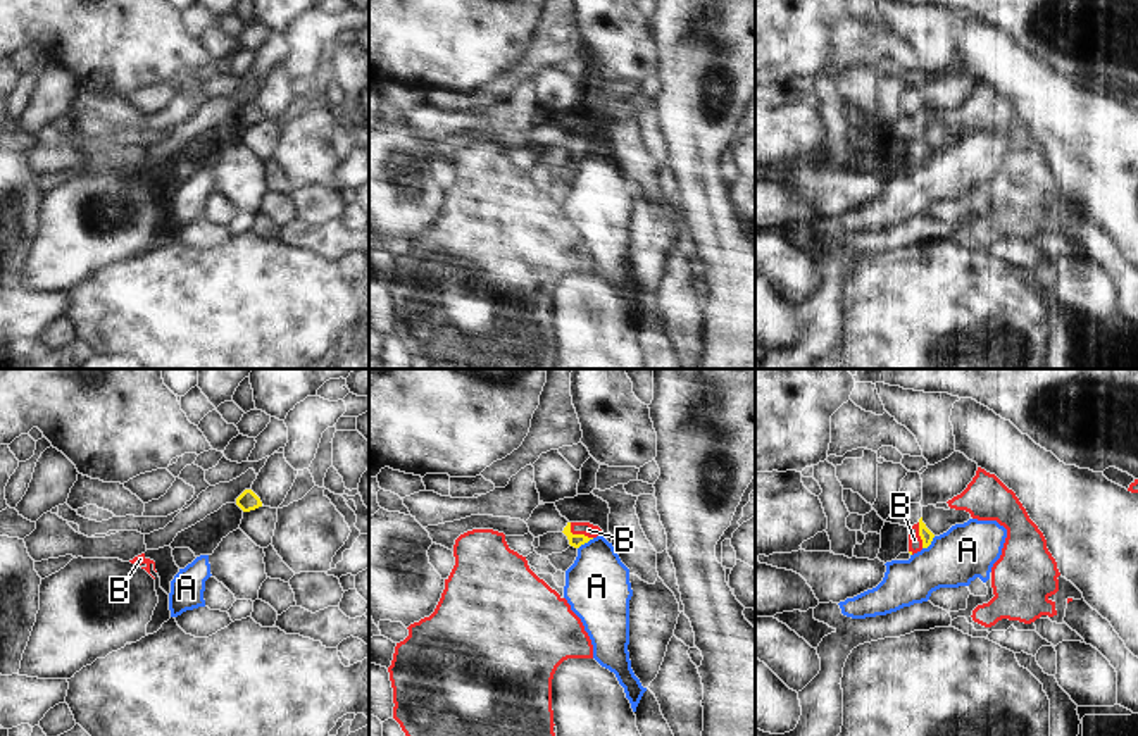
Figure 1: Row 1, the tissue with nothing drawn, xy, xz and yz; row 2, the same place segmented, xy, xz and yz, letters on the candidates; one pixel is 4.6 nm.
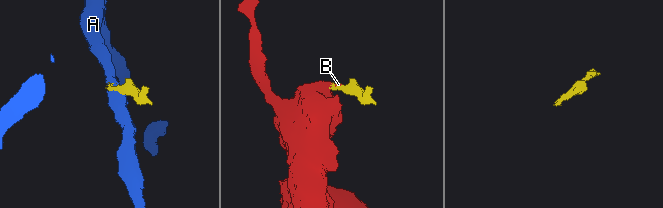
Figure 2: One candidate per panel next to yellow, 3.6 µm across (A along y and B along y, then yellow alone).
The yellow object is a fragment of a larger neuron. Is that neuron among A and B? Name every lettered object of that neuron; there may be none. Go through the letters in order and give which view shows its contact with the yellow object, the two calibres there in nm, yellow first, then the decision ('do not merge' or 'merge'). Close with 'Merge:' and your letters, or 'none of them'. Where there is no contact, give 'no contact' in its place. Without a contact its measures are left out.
A: xz | 60/300 nm | do not merge
B: xz | 60/70 nm | merge
Merge: B

